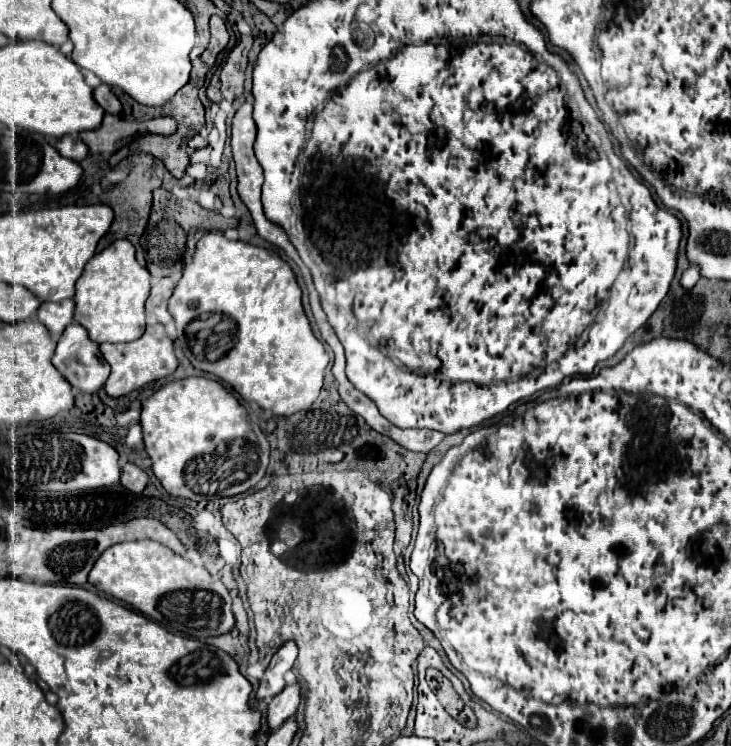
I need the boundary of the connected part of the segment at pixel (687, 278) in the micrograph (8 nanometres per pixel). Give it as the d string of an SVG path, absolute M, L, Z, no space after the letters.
M692 264L688 270L684 270L680 284L682 284L684 288L692 288L692 286L698 282L698 278L700 278L700 268L698 268L696 264Z

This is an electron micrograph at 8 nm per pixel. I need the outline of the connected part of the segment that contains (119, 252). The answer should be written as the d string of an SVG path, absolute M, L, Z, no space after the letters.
M116 240L98 252L76 282L74 322L88 330L90 340L128 343L144 334L144 304L150 294L150 274L136 262L134 246L128 240Z

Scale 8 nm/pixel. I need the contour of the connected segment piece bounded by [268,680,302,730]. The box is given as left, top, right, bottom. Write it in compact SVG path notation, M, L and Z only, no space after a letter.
M296 680L272 698L272 702L268 706L268 726L270 726L270 730L280 728L284 720L288 720L290 716L296 714L298 706L300 706L300 690L302 690L302 686Z

